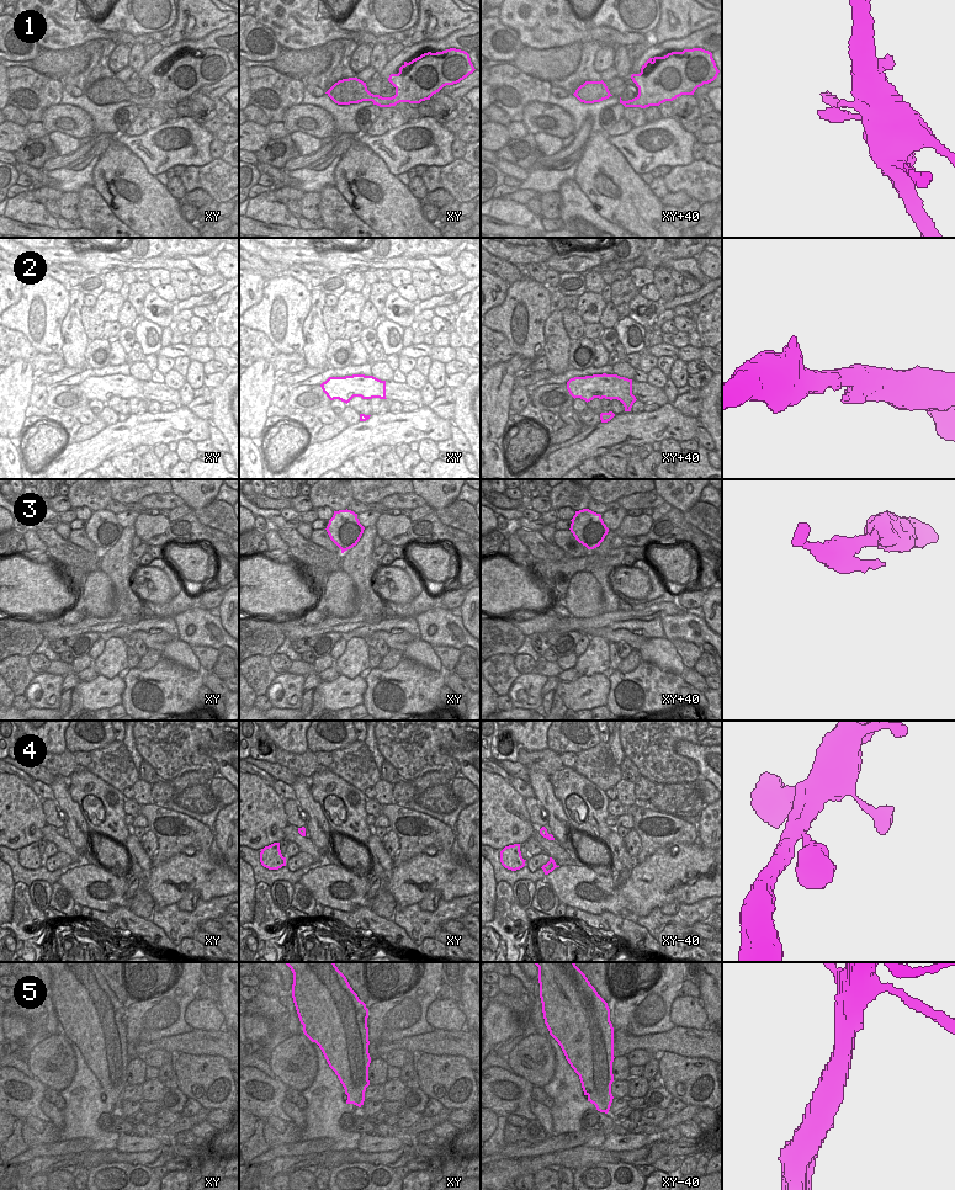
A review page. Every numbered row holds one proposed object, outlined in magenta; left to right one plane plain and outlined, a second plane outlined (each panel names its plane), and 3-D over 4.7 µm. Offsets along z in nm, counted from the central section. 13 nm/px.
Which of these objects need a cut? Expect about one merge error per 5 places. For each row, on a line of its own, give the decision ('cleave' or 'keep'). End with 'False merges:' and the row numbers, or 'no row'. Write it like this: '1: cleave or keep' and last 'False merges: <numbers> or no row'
1: keep
2: keep
3: cleave
4: keep
5: keep
False merges: 3

